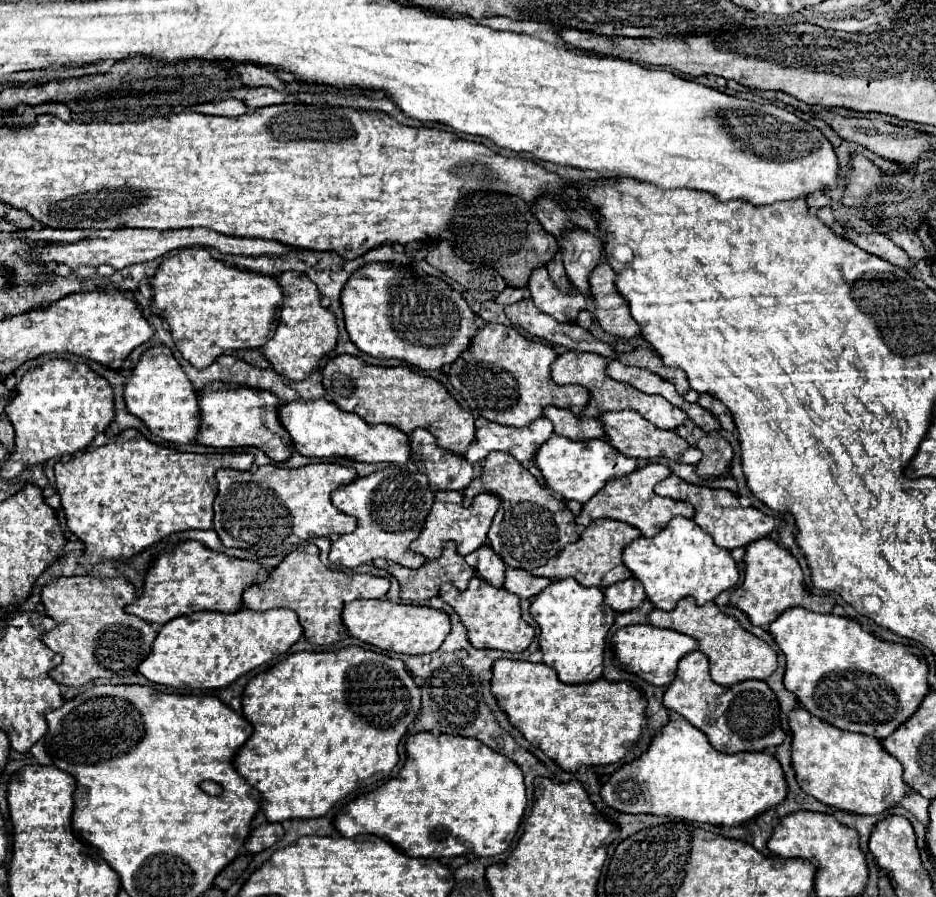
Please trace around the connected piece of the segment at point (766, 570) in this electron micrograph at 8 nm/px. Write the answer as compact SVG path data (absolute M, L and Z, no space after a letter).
M765 537L759 541L753 541L747 547L745 555L745 581L739 589L731 595L731 605L745 611L753 625L769 627L773 619L777 619L785 609L789 607L805 607L813 613L831 613L835 607L833 597L817 597L809 591L805 591L803 585L803 573L797 559L783 549L777 541Z

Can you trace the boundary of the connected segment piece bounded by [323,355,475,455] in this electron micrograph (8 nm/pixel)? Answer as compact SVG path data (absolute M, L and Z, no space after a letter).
M337 355L323 367L323 387L329 399L343 411L361 415L367 423L387 423L399 427L403 433L413 433L417 427L431 431L441 447L463 455L475 439L475 417L463 409L445 385L433 377L419 375L409 367L379 367L367 365L359 357Z

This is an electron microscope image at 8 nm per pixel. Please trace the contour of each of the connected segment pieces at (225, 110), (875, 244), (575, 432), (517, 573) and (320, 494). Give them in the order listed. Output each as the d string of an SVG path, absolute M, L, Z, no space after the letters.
M223 99L223 101L215 101L215 103L201 103L195 105L197 113L203 115L227 115L227 117L239 117L243 113L247 113L247 107L243 101L239 99Z
M849 229L845 233L845 237L849 241L853 241L857 247L865 249L867 253L873 253L881 259L887 259L889 263L897 265L897 267L903 267L903 269L909 269L915 265L915 261L901 249L897 247L887 235L881 235L881 233L869 233L869 235L857 235L853 229Z
M545 407L545 417L553 423L557 435L569 437L573 441L603 439L605 437L601 419L581 419L561 407Z
M507 569L505 573L505 589L509 593L515 593L519 595L521 599L531 599L535 595L539 595L539 591L543 591L545 587L549 587L551 581L547 577L535 577L527 571L521 571L521 569Z
M311 463L299 469L283 469L277 465L263 465L263 467L251 467L249 471L239 469L219 469L217 471L217 483L219 493L215 499L215 519L213 529L217 531L221 543L225 547L241 547L257 557L267 555L283 555L291 547L295 547L301 541L313 539L313 537L337 537L343 533L351 533L357 527L357 519L345 515L331 503L331 493L339 487L345 487L355 481L357 471L353 467L345 467L339 463Z

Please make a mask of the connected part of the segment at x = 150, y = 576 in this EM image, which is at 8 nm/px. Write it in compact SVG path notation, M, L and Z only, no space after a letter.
M185 541L173 551L163 551L147 571L143 595L125 607L127 613L145 619L147 623L165 625L169 619L195 611L235 613L243 609L243 591L263 583L269 573L253 561L235 559L213 551L199 541Z

